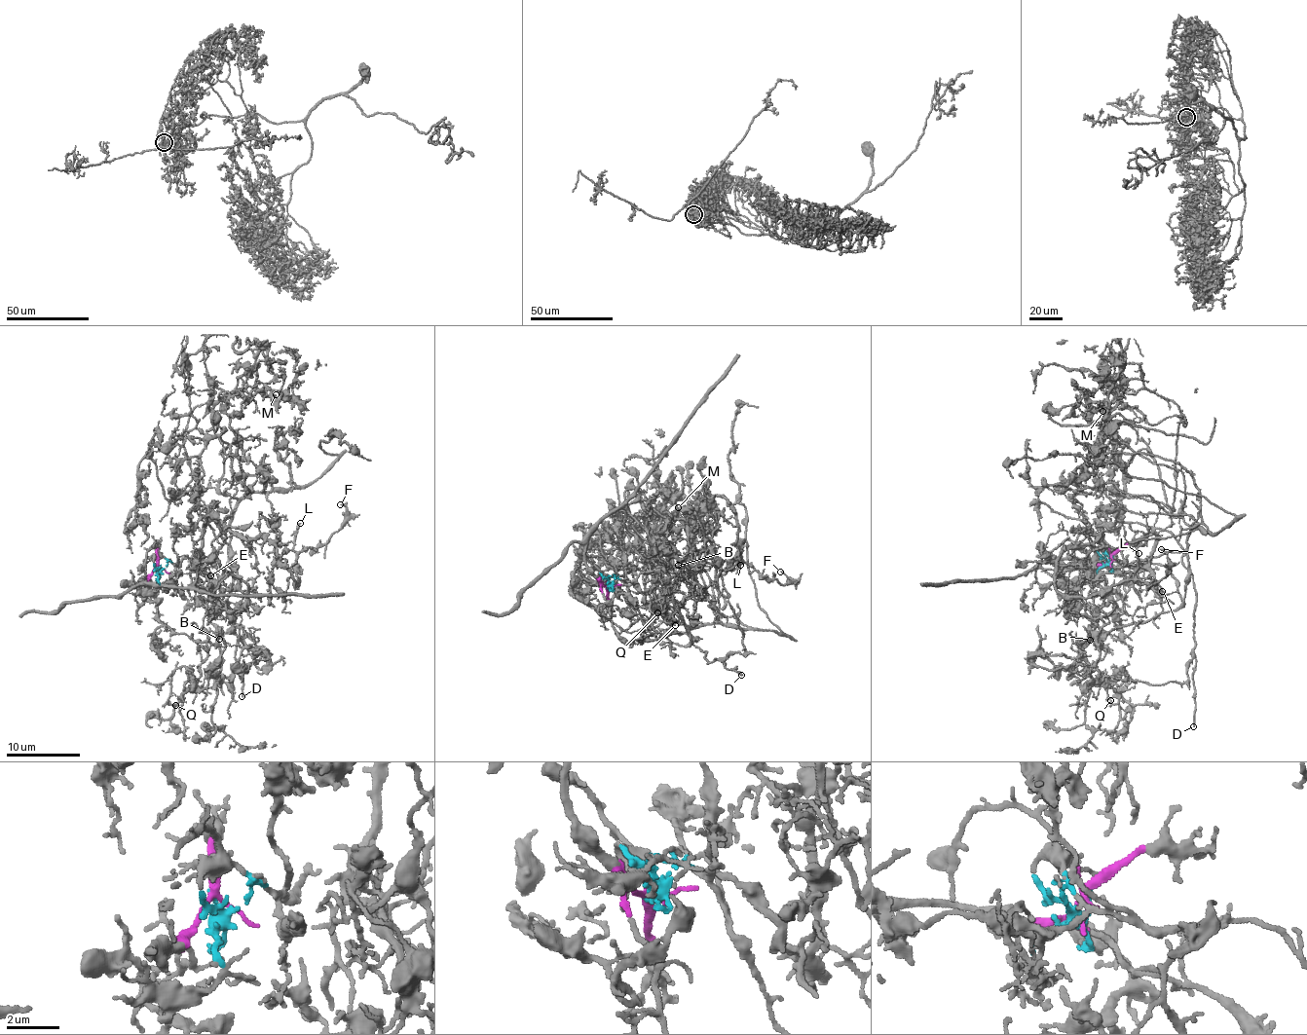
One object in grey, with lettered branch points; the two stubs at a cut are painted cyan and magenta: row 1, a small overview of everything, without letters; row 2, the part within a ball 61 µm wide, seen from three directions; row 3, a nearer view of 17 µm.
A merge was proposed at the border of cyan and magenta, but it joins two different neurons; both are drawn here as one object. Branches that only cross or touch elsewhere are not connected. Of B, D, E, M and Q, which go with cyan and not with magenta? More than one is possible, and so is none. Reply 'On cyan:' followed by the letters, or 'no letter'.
On cyan: B, D, M, Q

